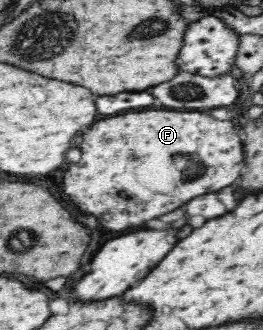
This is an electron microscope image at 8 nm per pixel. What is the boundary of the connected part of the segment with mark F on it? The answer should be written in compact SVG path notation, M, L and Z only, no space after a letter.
M141 111L109 117L97 121L89 131L83 133L79 149L83 159L67 169L63 179L65 195L69 195L69 199L81 211L95 215L101 225L111 231L121 231L131 225L145 223L179 209L195 197L229 187L240 177L243 172L241 169L246 167L243 143L235 133L233 123L219 121L201 111Z

